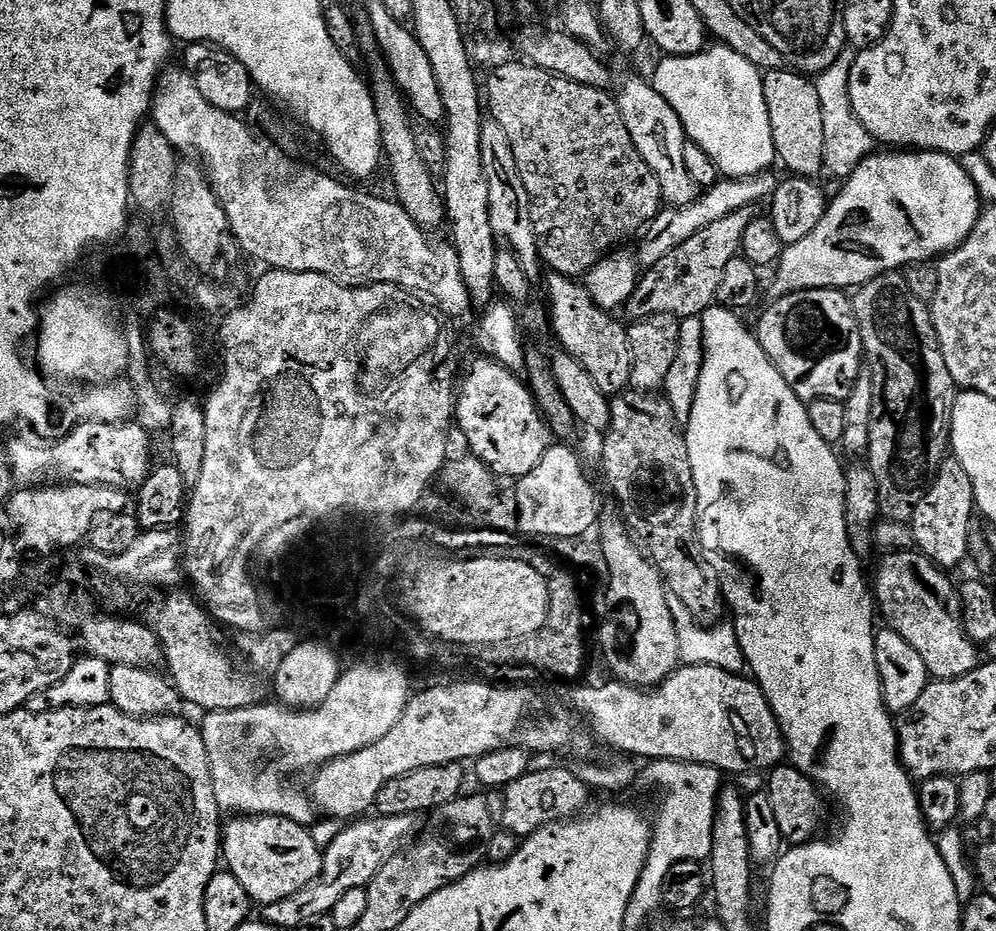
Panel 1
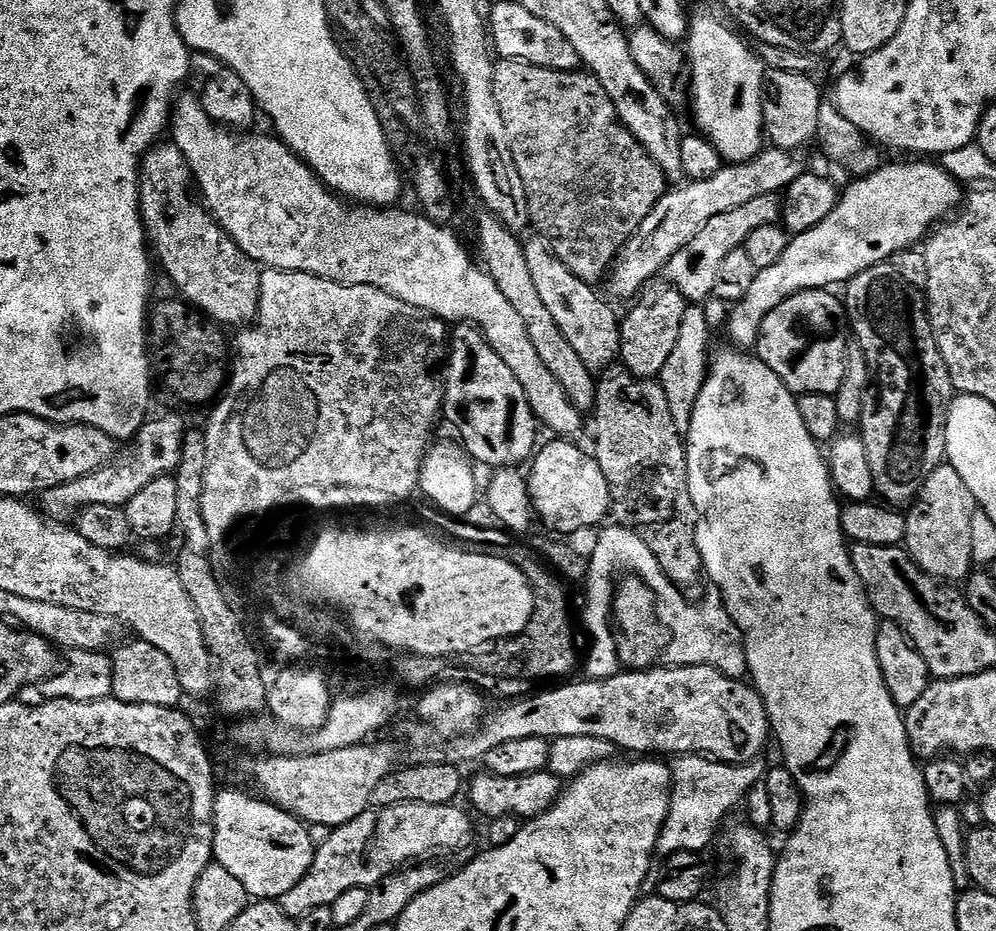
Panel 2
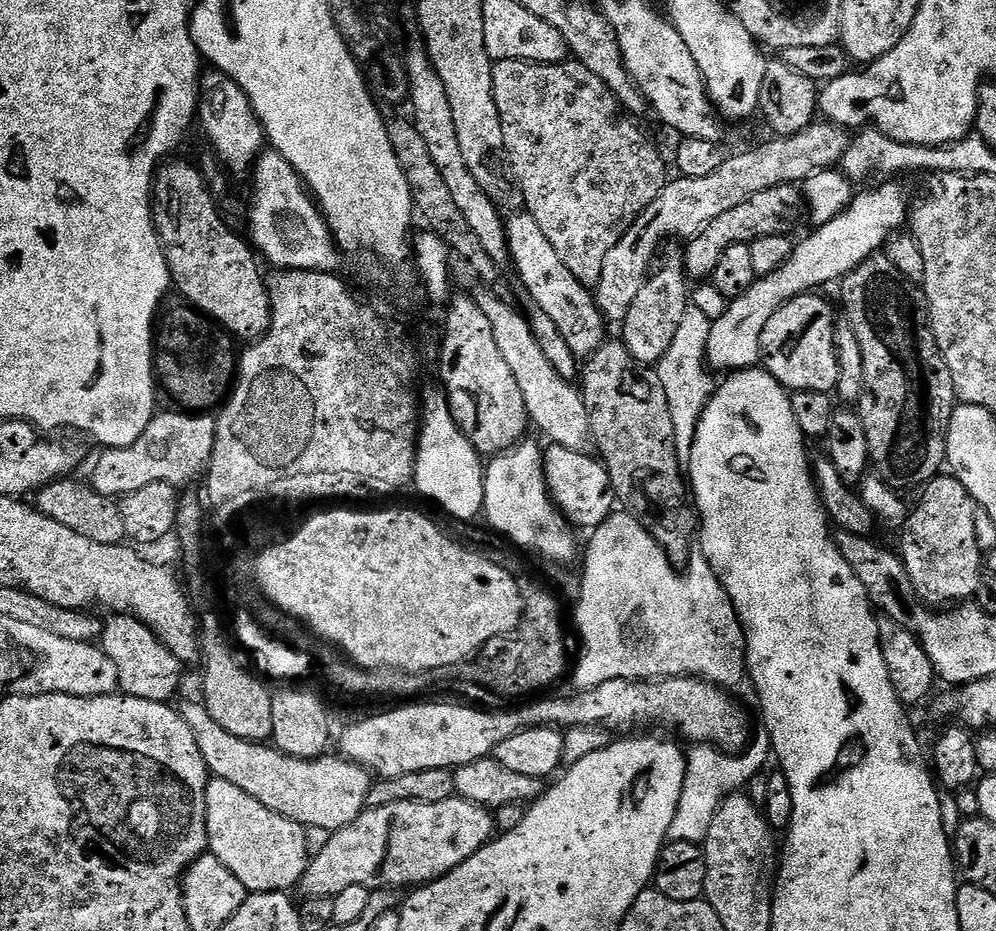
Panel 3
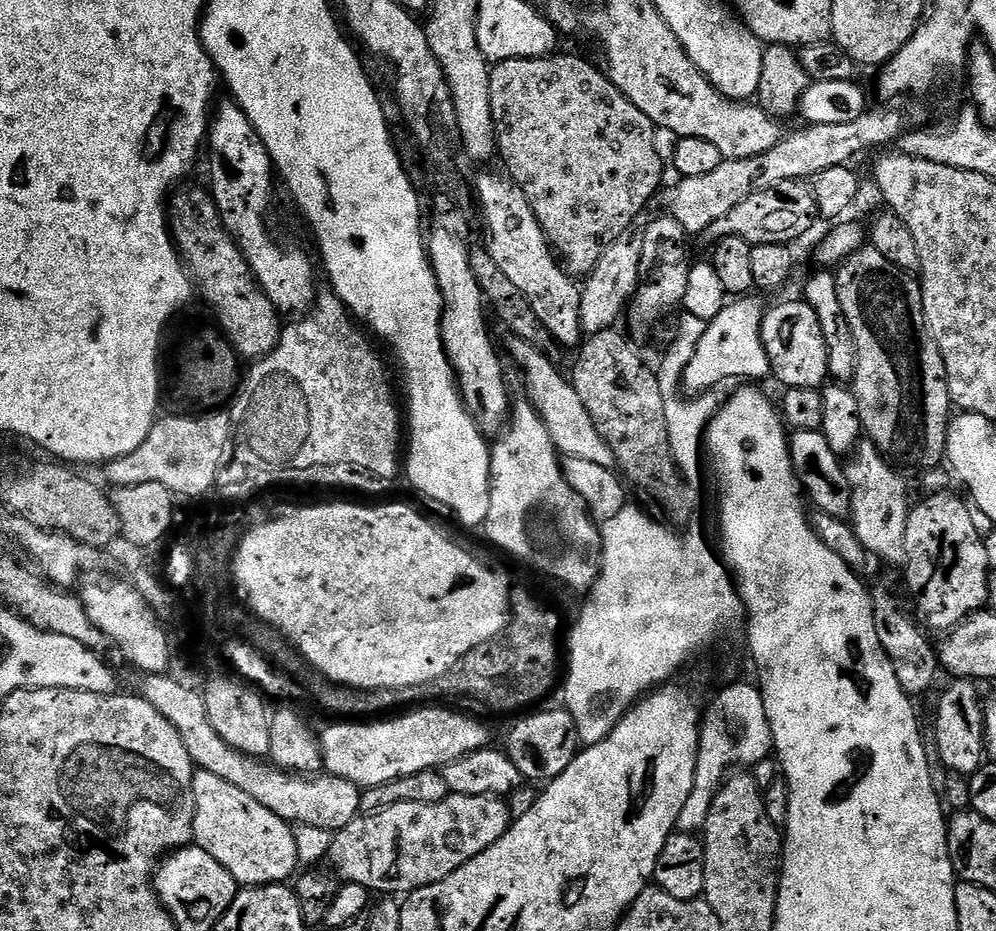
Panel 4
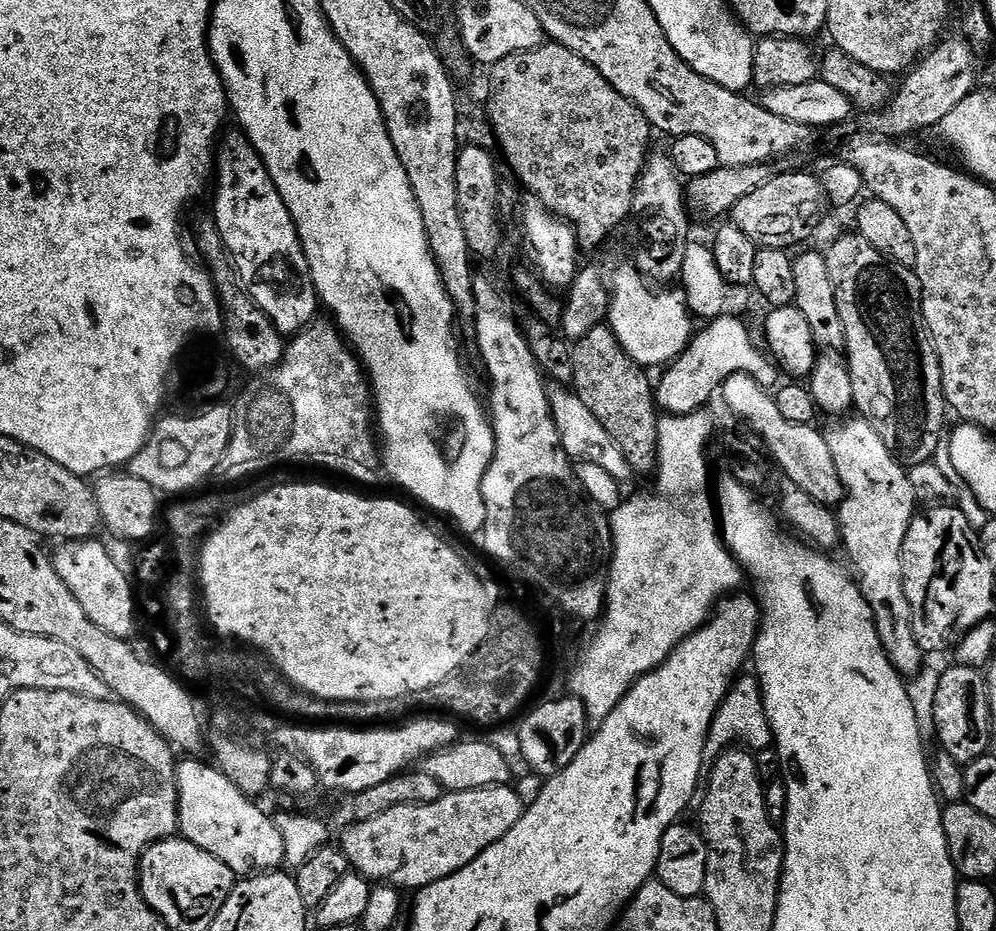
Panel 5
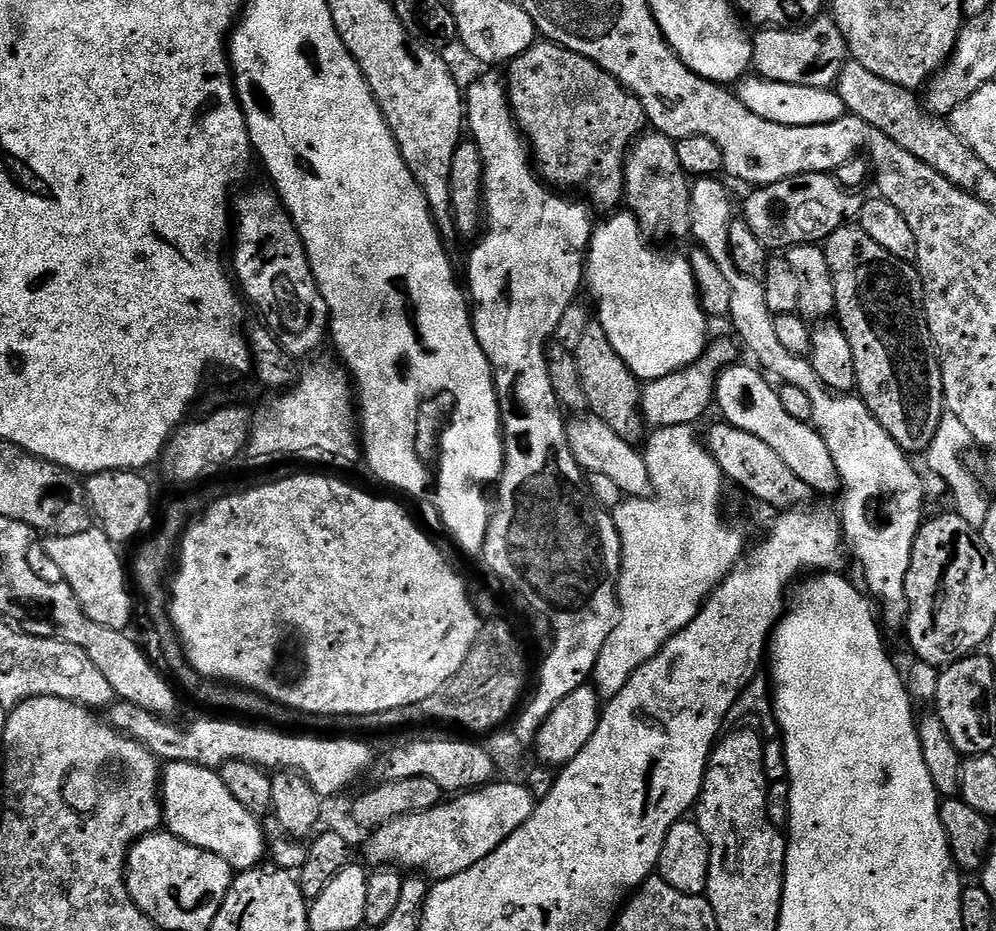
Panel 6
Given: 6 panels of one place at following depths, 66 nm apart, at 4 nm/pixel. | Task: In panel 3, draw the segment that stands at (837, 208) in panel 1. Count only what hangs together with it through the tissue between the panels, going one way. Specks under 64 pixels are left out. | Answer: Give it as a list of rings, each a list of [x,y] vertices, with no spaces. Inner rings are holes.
[[[880,182],[877,188],[872,188],[869,192],[853,195],[852,201],[848,203],[848,208],[838,214],[830,222],[819,225],[804,241],[797,243],[792,249],[792,256],[774,274],[761,276],[742,294],[742,298],[731,301],[727,305],[725,313],[720,318],[712,322],[710,330],[710,342],[708,343],[708,367],[720,374],[727,374],[742,368],[754,368],[761,363],[762,357],[760,347],[762,346],[762,330],[766,330],[766,322],[778,314],[778,310],[786,302],[794,298],[811,293],[813,290],[820,290],[823,284],[835,285],[844,279],[848,273],[854,271],[863,260],[870,260],[877,255],[887,245],[893,236],[901,231],[900,228],[909,223],[910,220],[910,199],[896,182]]]

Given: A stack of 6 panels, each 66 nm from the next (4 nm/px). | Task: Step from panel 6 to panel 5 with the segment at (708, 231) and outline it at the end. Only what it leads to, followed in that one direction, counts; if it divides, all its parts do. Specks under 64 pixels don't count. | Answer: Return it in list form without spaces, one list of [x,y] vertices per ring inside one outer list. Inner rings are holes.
[[[859,416],[851,417],[850,419],[833,423],[836,424],[830,427],[828,430],[825,429],[824,435],[827,440],[828,447],[830,447],[830,453],[834,458],[834,465],[836,465],[836,471],[838,476],[842,480],[843,486],[845,486],[845,498],[838,507],[837,520],[840,524],[840,537],[843,551],[846,550],[851,562],[856,566],[856,572],[854,568],[854,574],[856,577],[857,584],[859,586],[860,593],[866,598],[867,605],[870,606],[872,617],[875,620],[875,632],[878,634],[879,641],[882,642],[884,652],[888,654],[888,660],[896,668],[896,672],[905,678],[911,678],[917,675],[925,665],[926,654],[918,646],[917,639],[914,638],[913,632],[913,608],[910,606],[909,599],[906,597],[905,584],[904,584],[904,546],[906,540],[906,534],[909,533],[909,526],[912,525],[912,519],[916,515],[918,508],[915,500],[914,488],[910,480],[907,469],[901,464],[901,462],[893,455],[892,451],[882,441],[881,435],[874,430],[872,424],[868,423],[867,420],[861,419]]]

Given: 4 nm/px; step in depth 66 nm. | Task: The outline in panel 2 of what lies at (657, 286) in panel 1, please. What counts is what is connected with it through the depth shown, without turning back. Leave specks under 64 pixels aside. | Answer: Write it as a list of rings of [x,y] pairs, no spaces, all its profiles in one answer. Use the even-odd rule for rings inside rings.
[[[762,194],[753,201],[746,202],[746,206],[738,206],[738,210],[717,214],[715,218],[710,218],[710,222],[706,222],[706,226],[702,226],[702,230],[698,230],[698,235],[687,246],[682,246],[682,250],[678,250],[678,254],[670,258],[663,271],[663,275],[668,276],[667,283],[678,289],[685,300],[693,305],[703,305],[705,301],[713,299],[712,291],[722,262],[734,250],[744,247],[746,238],[750,238],[753,230],[758,230],[762,226],[780,224],[781,220],[782,200],[777,194]]]

